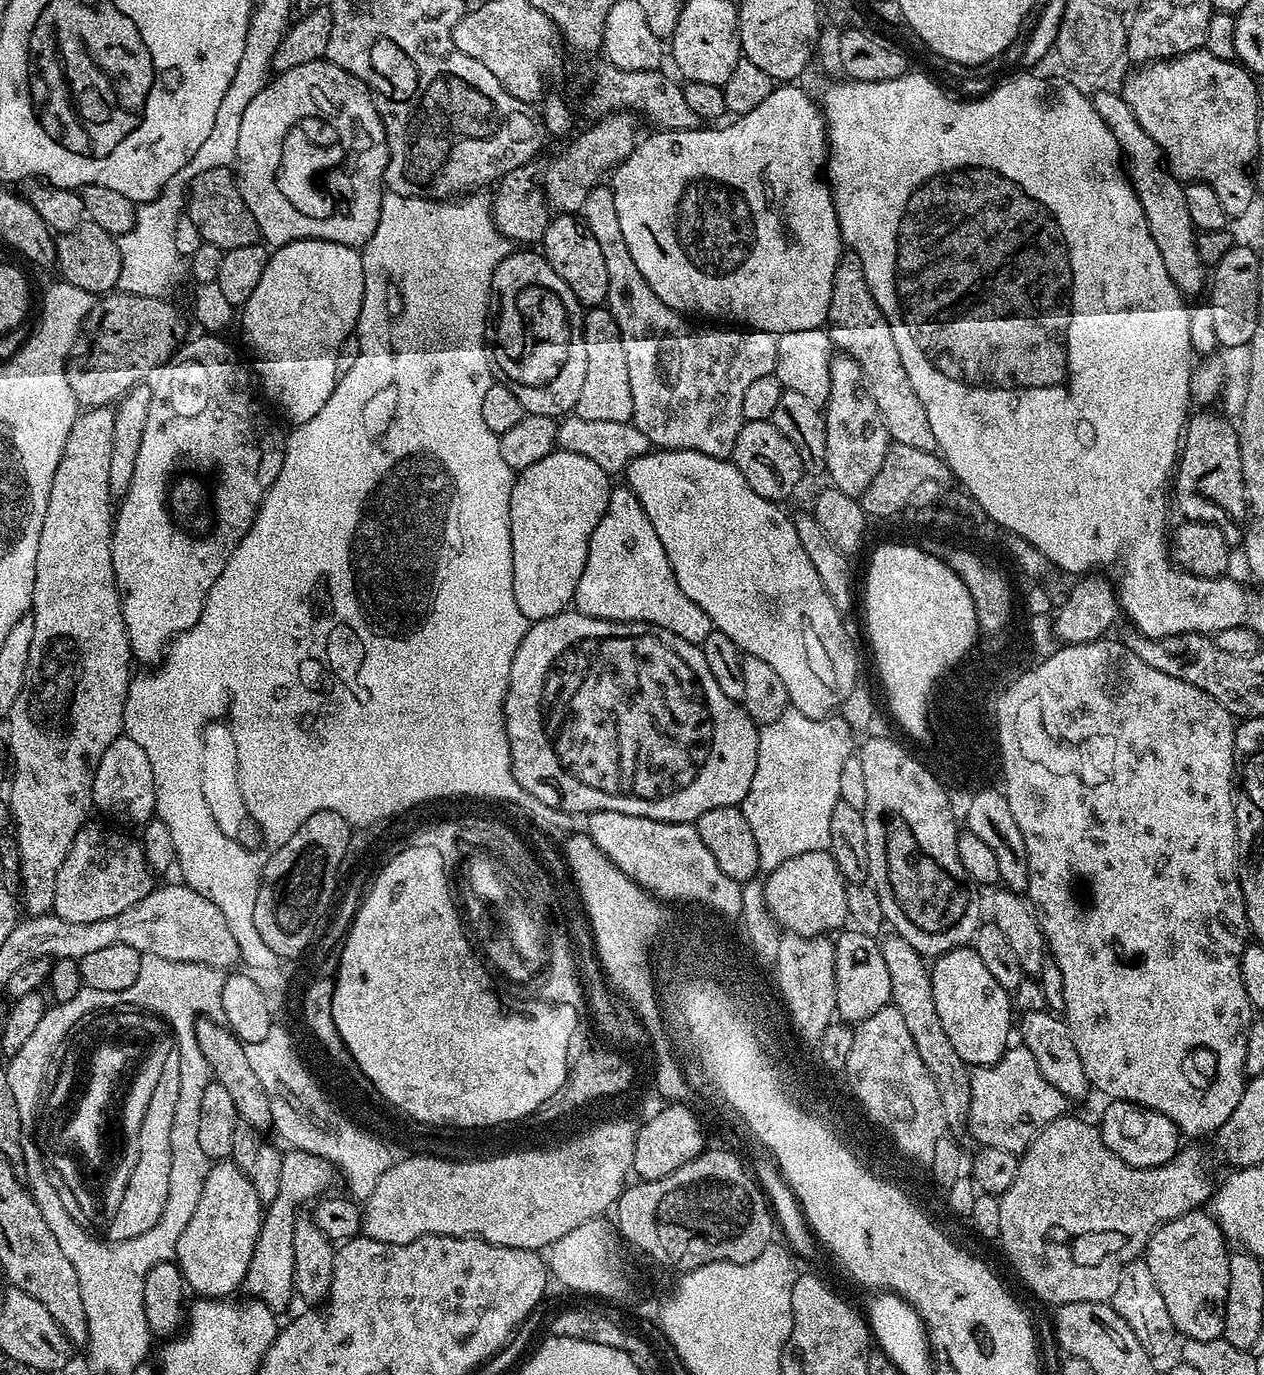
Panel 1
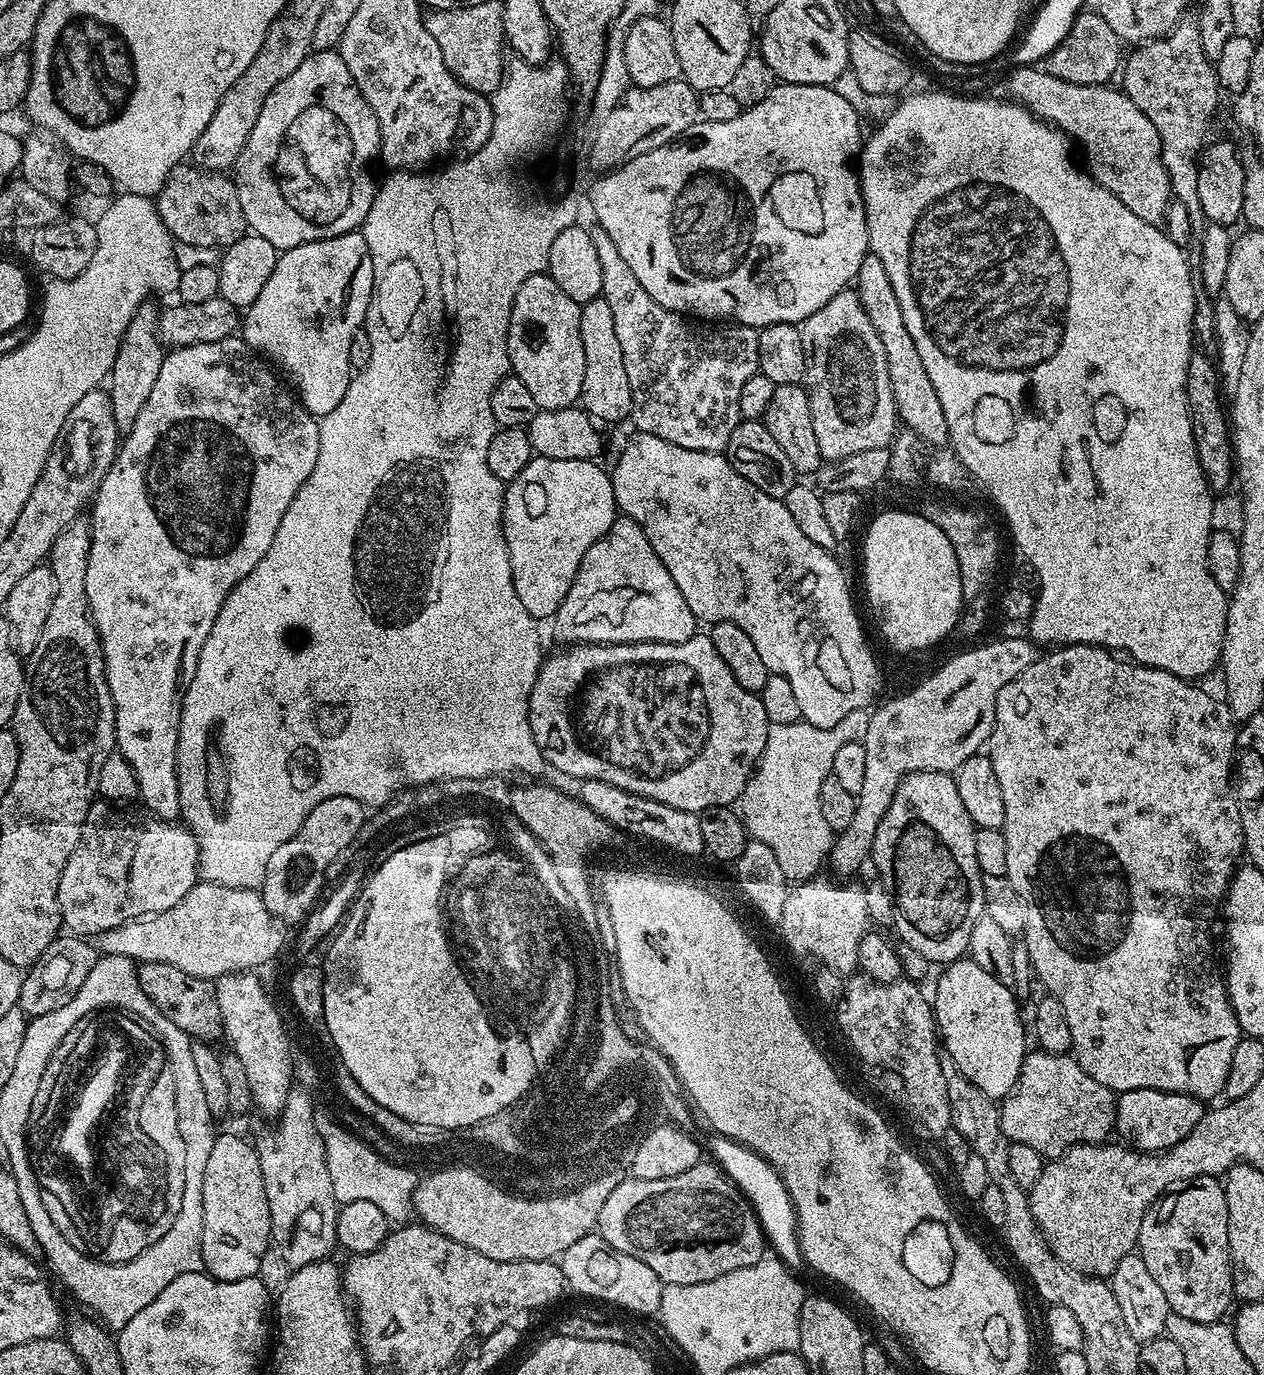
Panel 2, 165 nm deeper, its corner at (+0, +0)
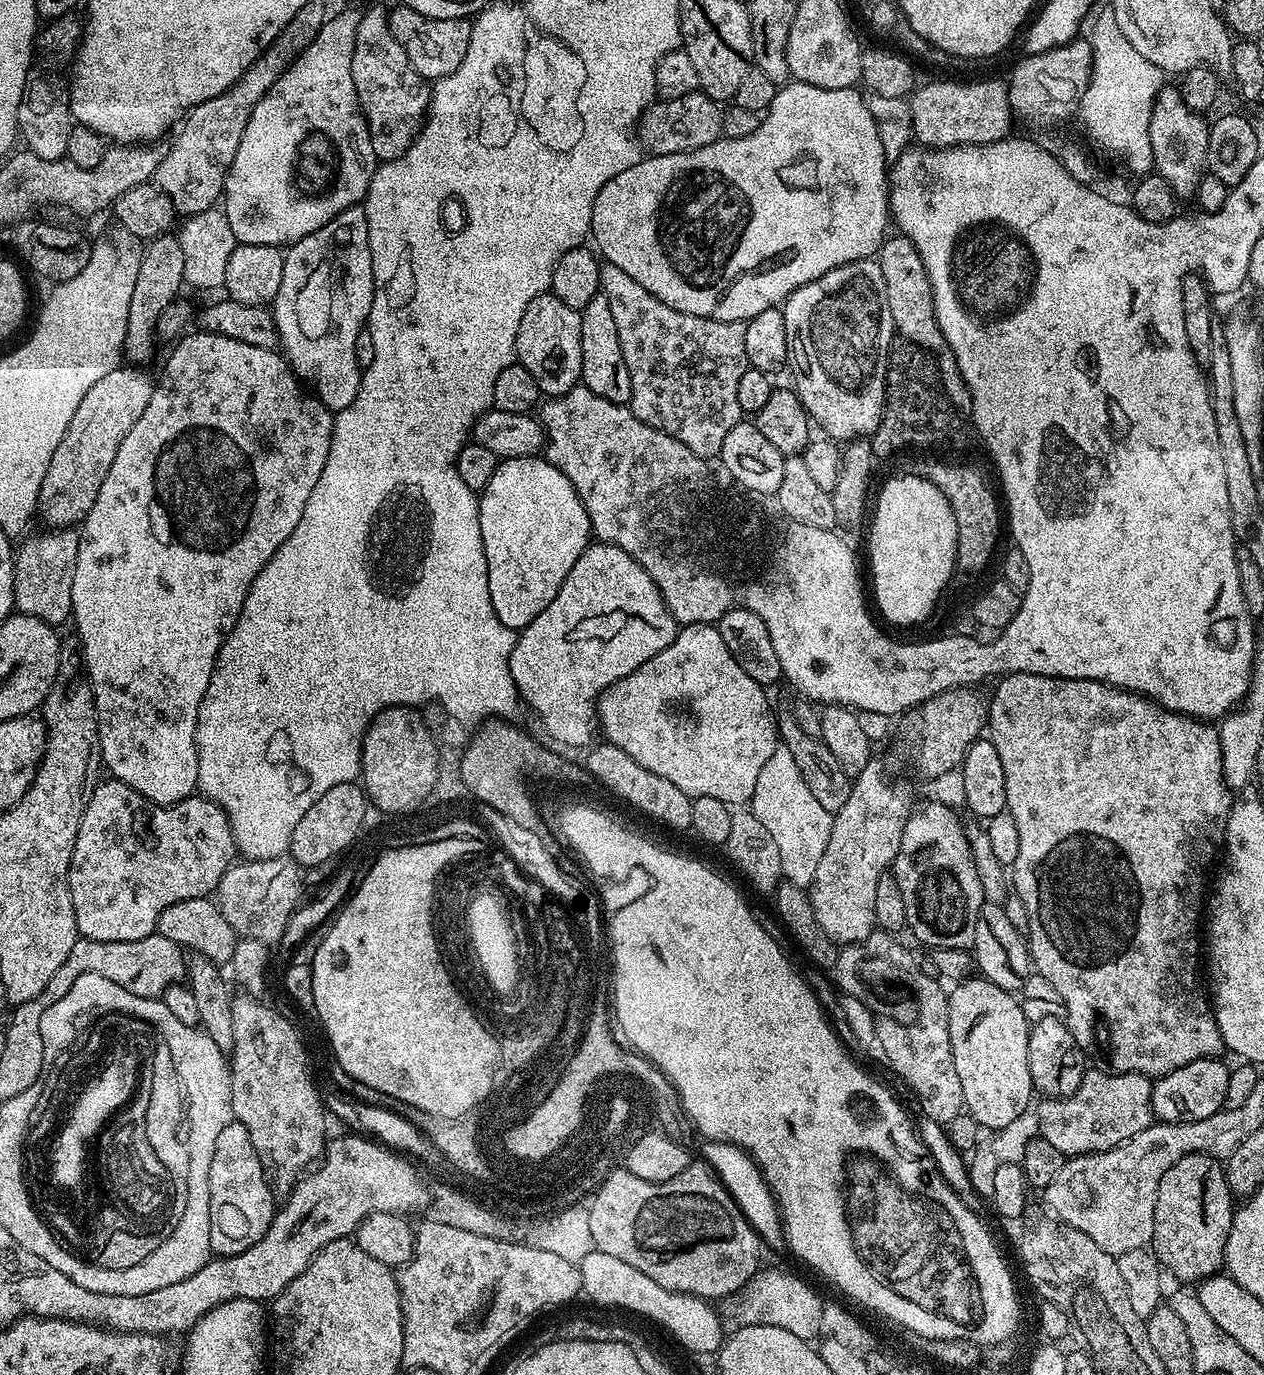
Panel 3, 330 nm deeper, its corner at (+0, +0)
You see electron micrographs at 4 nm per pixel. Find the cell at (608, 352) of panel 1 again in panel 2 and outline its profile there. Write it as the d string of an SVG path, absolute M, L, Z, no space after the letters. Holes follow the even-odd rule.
M603 298L580 305L580 333L582 334L582 354L586 354L586 374L582 378L582 390L578 401L589 416L616 424L620 419L631 417L632 395L630 378L624 376L622 346L614 334L614 318L610 306Z

